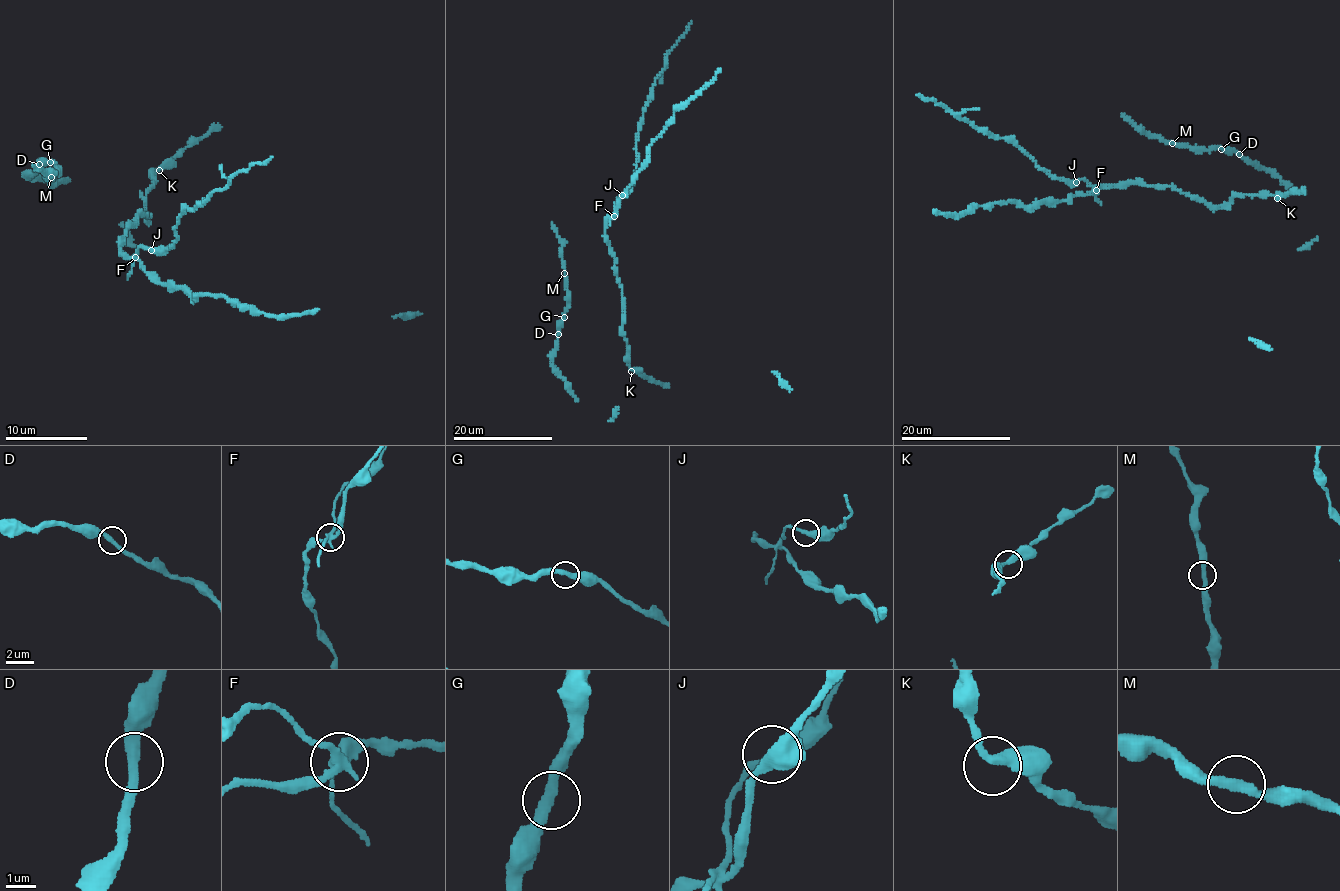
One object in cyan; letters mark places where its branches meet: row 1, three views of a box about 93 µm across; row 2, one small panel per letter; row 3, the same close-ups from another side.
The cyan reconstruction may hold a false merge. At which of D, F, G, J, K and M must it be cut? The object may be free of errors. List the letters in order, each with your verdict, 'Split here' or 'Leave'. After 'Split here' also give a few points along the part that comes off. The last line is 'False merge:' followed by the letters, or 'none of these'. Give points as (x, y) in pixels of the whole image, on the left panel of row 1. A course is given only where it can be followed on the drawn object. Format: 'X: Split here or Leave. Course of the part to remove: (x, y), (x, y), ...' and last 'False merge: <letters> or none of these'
D: Leave
F: Split here. Course of the part to remove: (136, 257), (140, 246), (172, 248), (179, 215), (226, 187), (230, 177), (272, 157)
G: Leave
J: Leave
K: Leave
M: Leave
False merge: F

